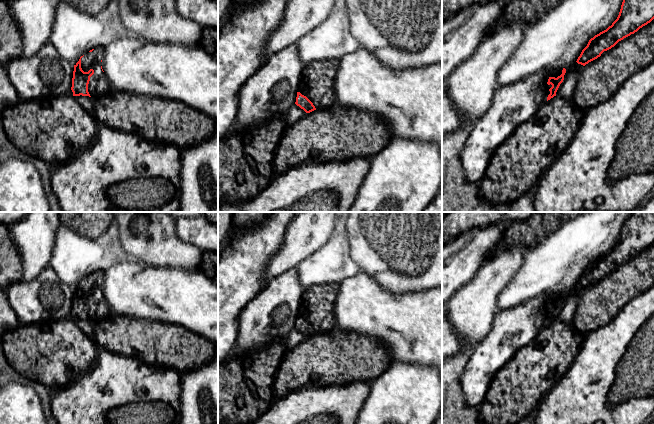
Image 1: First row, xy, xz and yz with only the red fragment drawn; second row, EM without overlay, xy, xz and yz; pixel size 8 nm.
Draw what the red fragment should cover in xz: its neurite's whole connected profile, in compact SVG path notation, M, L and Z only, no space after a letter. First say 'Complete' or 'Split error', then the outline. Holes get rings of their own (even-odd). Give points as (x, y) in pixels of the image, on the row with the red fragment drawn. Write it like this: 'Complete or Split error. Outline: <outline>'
Split error. Outline: M339 59L316 61L304 66L295 104L310 113L336 103L334 80Z

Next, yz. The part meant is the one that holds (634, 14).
Complete. Outline: M623 0L617 19L606 30L591 38L582 50L577 63L585 66L597 59L604 51L614 47L619 41L637 32L654 19L654 0Z

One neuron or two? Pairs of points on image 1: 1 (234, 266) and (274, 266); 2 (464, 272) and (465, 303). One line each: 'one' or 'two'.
1: two
2: two

